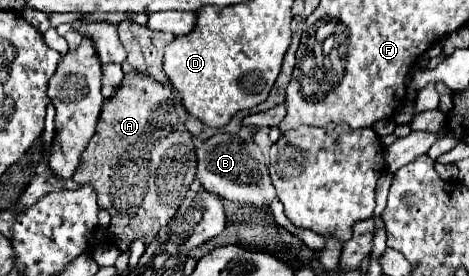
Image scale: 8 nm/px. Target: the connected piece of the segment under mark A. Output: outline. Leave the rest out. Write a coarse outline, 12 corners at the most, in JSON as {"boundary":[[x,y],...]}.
{"boundary":[[125,75],[75,169],[121,251],[195,175],[187,111]]}

